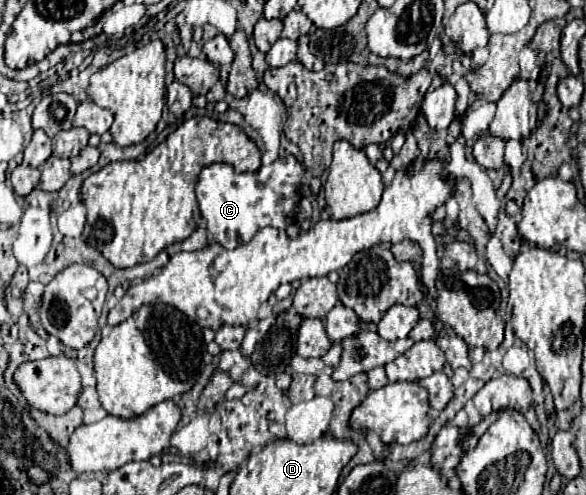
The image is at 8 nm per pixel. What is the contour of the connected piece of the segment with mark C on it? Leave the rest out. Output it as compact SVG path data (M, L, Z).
M284 155L278 157L272 165L262 165L258 171L244 171L238 173L230 163L212 163L206 165L196 183L196 197L198 197L198 207L202 217L206 219L206 229L212 235L216 243L220 243L224 249L234 249L238 245L248 243L254 233L262 227L278 227L286 229L294 221L294 209L300 203L300 185L302 185L302 175L304 167L294 155Z

